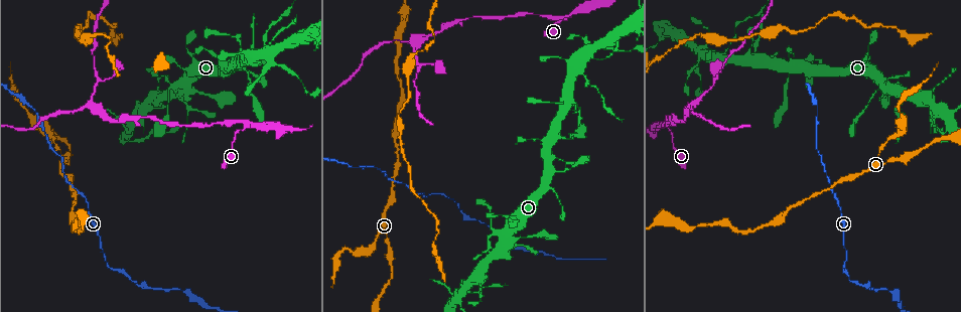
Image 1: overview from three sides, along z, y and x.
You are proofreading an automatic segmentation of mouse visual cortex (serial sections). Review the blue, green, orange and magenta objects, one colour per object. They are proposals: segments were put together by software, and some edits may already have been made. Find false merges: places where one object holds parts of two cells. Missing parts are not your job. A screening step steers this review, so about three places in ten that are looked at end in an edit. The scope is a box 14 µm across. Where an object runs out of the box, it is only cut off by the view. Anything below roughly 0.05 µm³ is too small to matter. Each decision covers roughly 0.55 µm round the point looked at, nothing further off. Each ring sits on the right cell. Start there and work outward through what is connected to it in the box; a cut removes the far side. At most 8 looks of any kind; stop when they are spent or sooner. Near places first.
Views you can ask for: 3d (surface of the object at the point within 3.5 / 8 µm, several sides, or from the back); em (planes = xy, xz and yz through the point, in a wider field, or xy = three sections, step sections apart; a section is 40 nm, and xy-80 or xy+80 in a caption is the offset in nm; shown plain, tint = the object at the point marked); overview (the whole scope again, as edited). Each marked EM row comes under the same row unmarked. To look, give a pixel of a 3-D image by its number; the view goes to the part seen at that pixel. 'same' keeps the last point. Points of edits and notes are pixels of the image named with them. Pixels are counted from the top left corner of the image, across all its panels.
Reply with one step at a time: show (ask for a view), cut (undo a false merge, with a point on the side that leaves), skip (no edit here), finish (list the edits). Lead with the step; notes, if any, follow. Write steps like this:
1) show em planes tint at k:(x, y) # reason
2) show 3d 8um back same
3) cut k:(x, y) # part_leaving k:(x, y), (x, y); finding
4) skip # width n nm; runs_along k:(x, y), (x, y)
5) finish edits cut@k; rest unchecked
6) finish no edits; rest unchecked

show em xy step 5 tint at 1:(887, 140) # a narrow waist

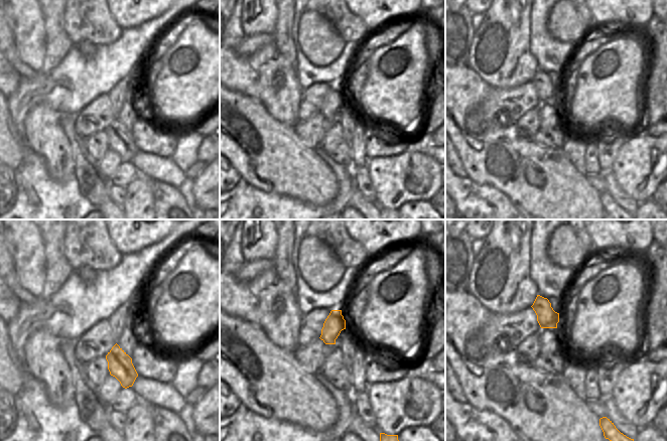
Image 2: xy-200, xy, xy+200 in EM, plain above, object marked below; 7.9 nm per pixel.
show 3d 3.5um same

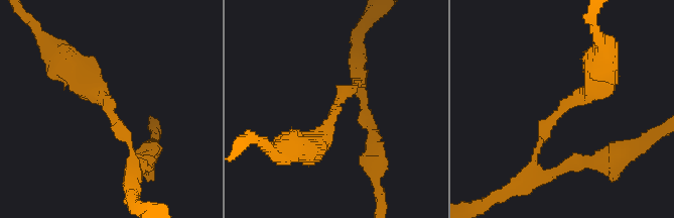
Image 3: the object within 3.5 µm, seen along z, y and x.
skip # arm_widths 100, 350 nm; runs_along 3:(534, 164), (547, 126), (601, 74); all the same cell

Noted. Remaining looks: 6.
show em xy step 3 tint at 1:(125, 138) # sharp bend

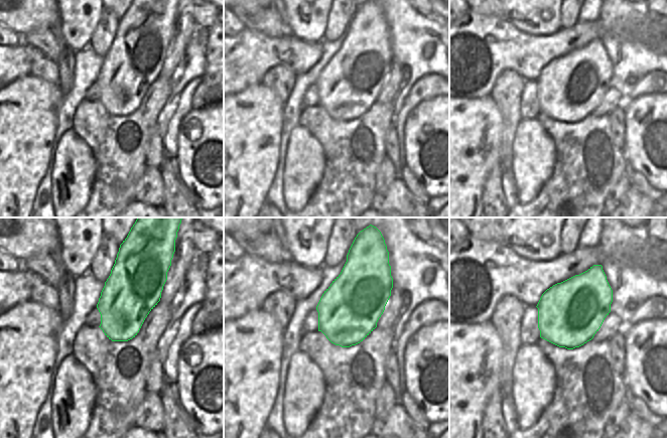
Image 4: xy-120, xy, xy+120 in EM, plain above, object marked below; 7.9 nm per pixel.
show 3d 3.5um same

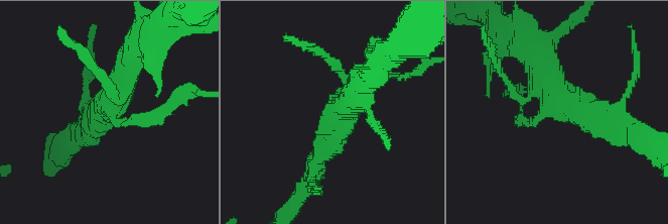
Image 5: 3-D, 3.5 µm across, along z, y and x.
cut 5:(141, 123) # width 480 nm; part_leaving 5:(116, 121), (156, 121), (199, 93); a second cell is stuck on

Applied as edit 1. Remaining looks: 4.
show 3d 3.5um at 1:(580, 69) # small branch off a trunk

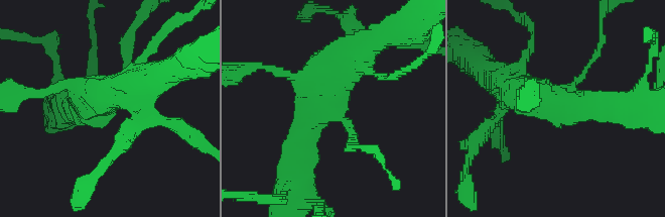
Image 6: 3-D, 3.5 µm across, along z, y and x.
show em xy step 3 tint at 6:(332, 109) # arms 4; arm_widths 100, 150, 450, 500 nm; need the tissue

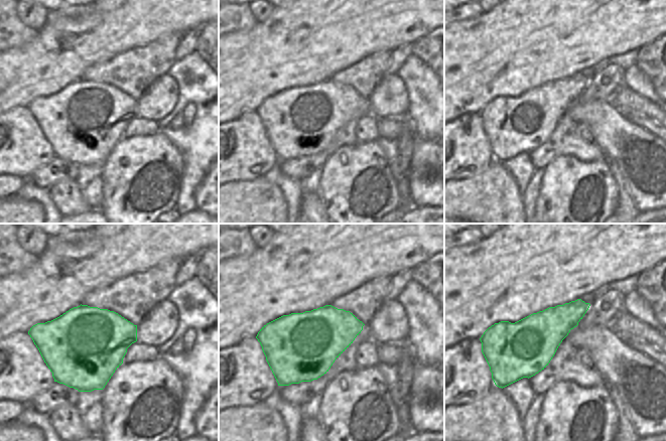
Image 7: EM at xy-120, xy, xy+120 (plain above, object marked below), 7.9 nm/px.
skip # width 550 nm; runs_along 6:(295, 161), (325, 79), (357, 52); one cell here

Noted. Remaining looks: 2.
finish edits cut@5; rest unchecked

